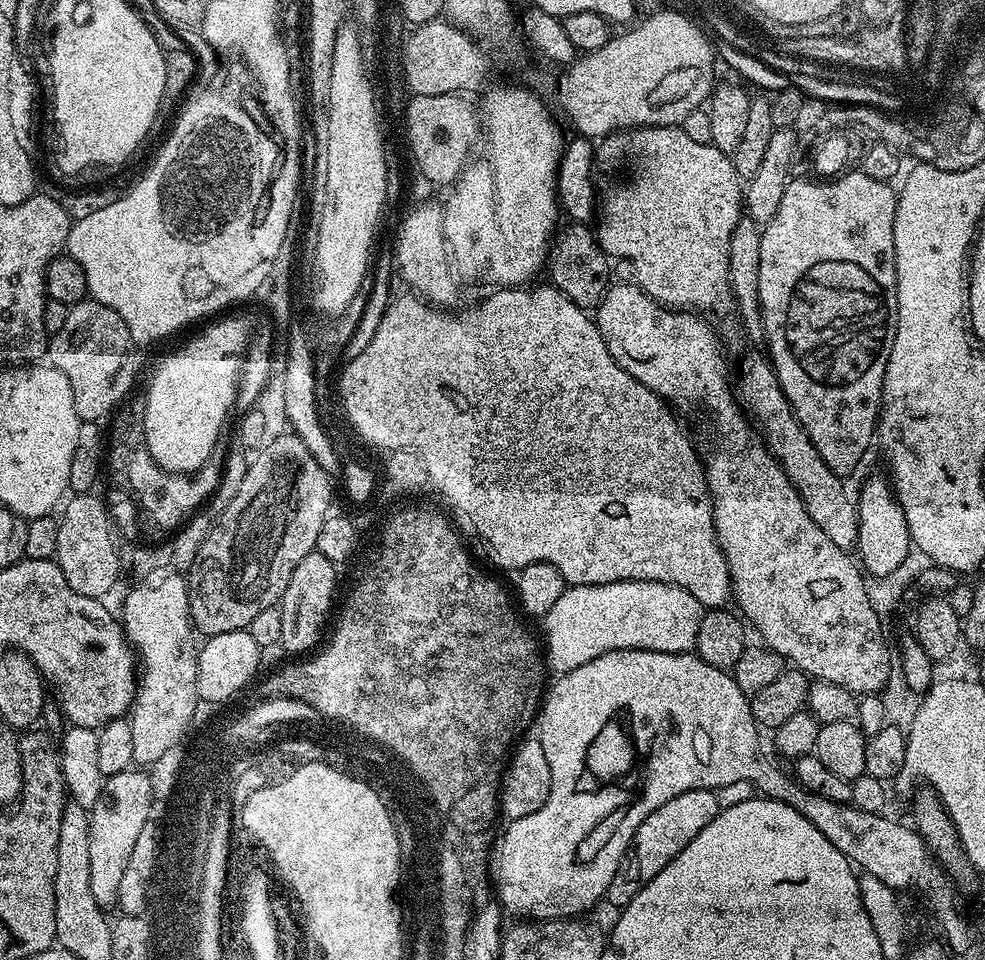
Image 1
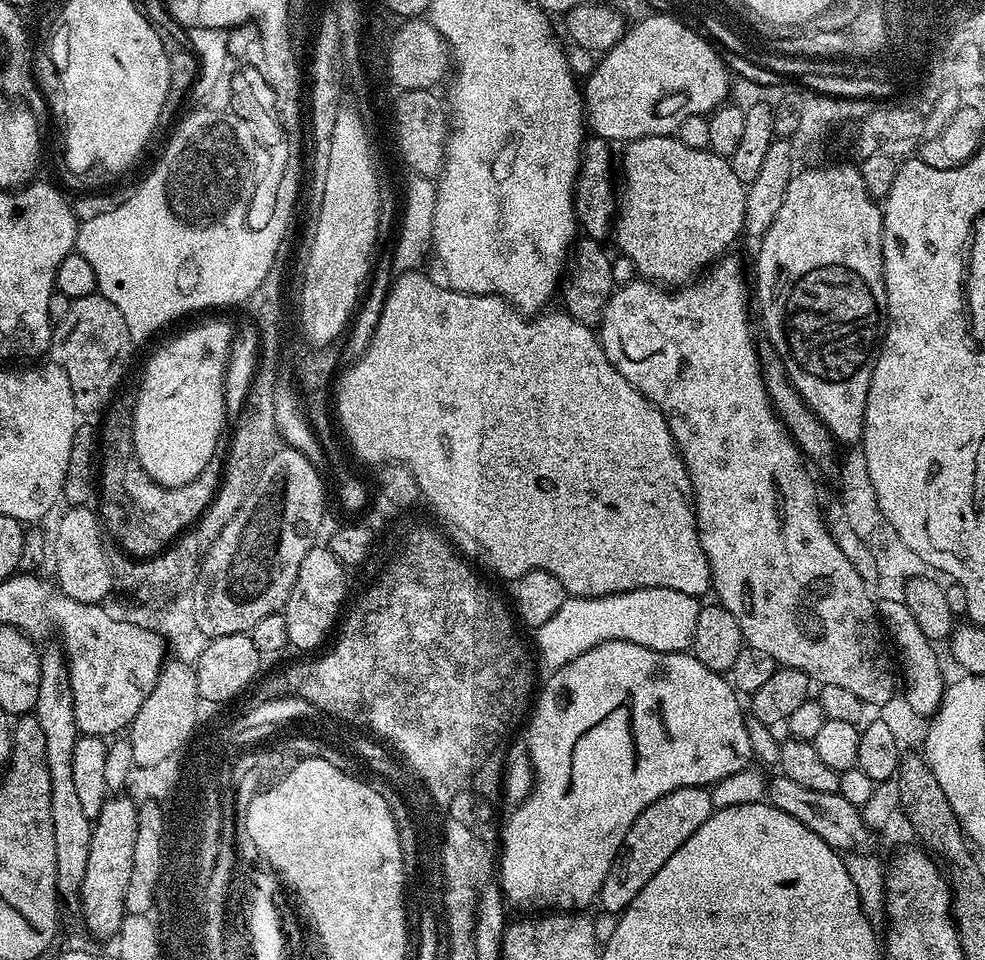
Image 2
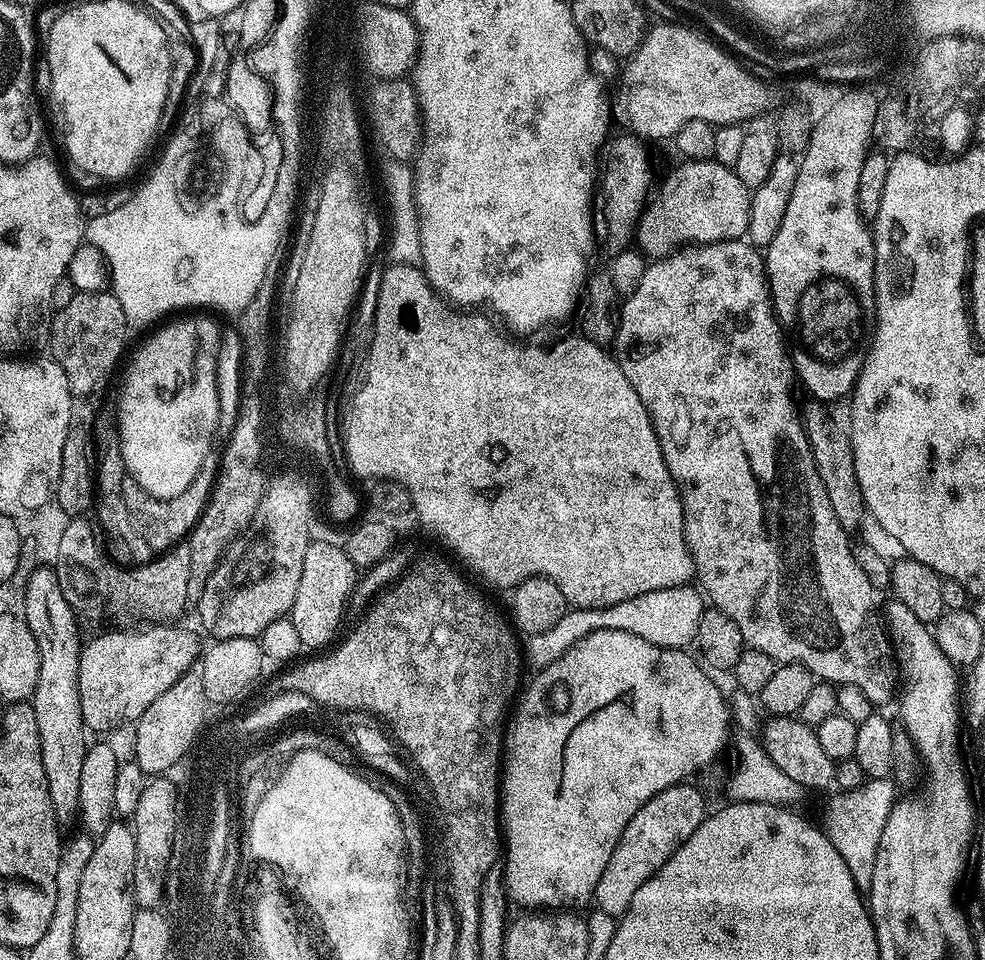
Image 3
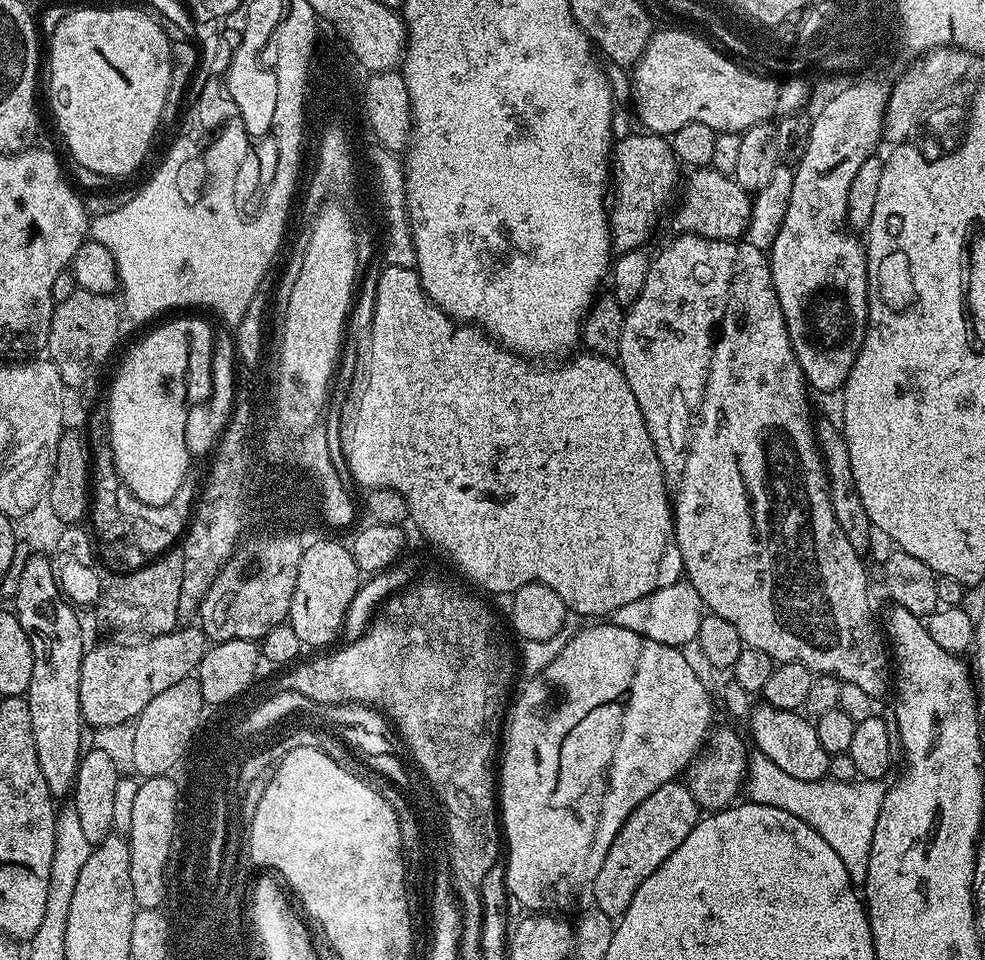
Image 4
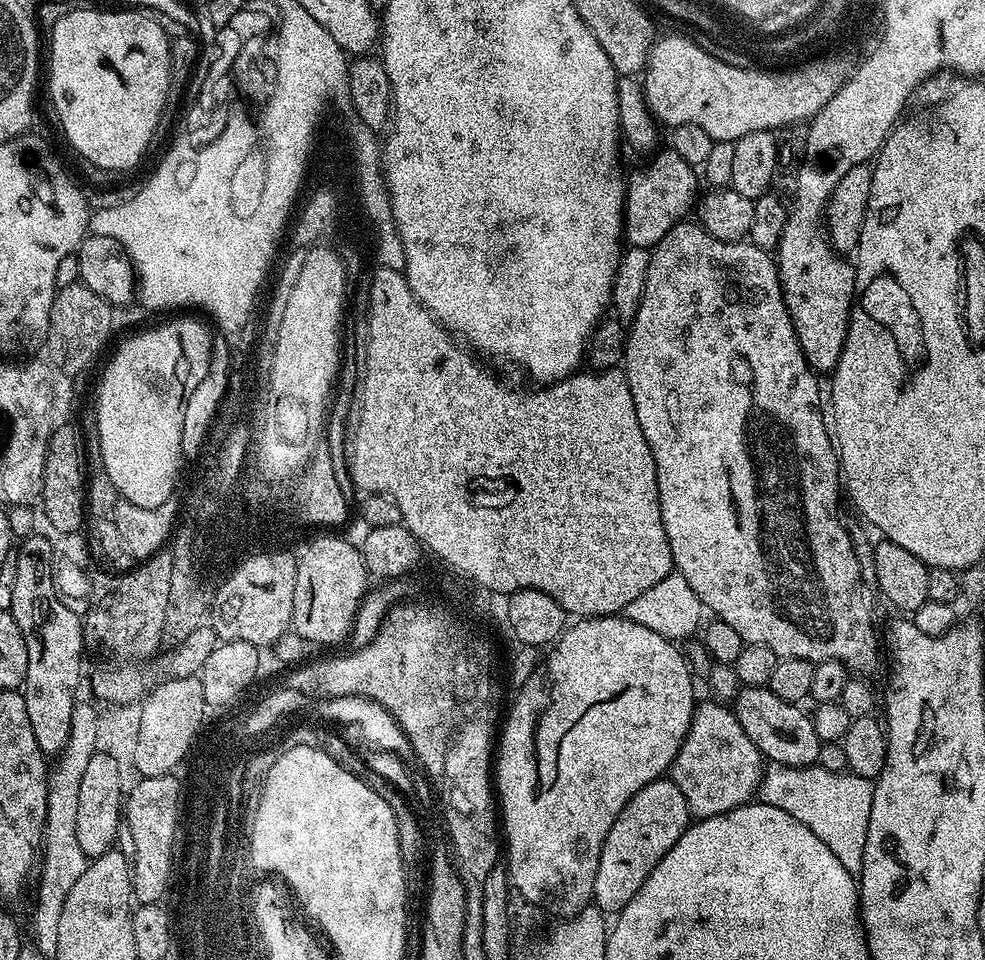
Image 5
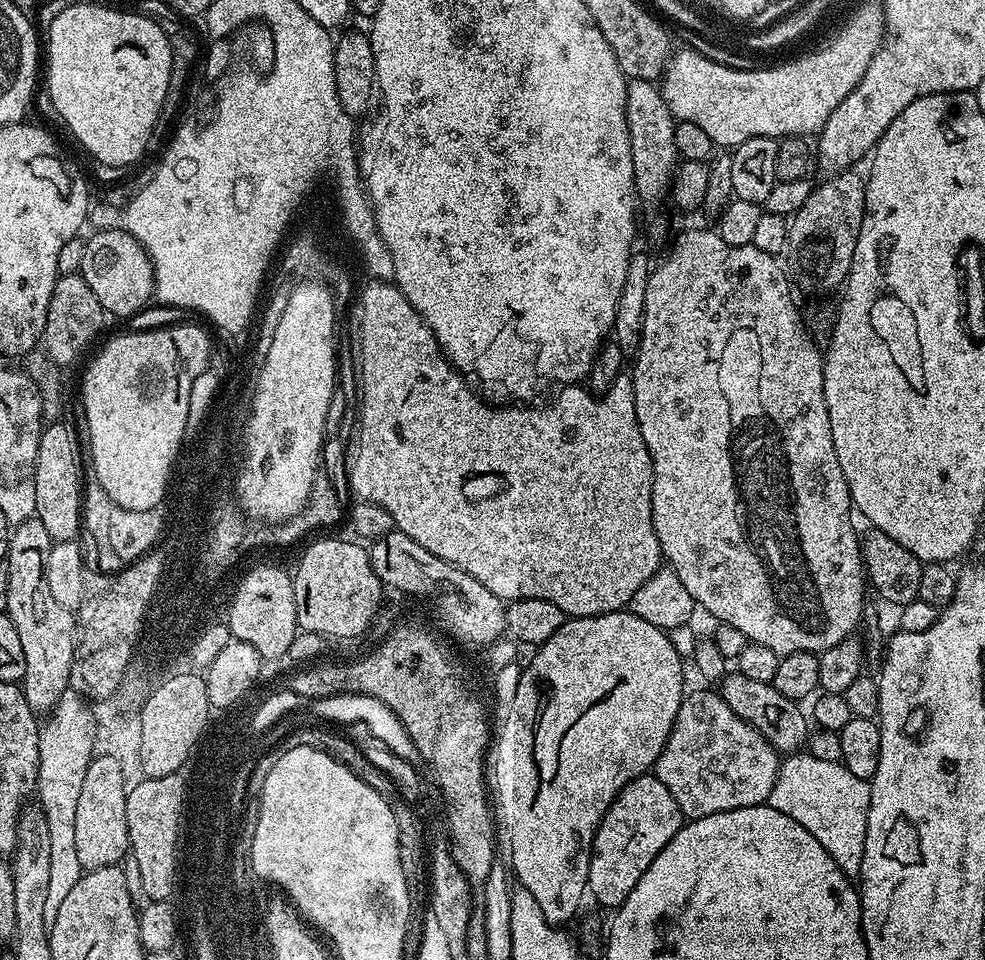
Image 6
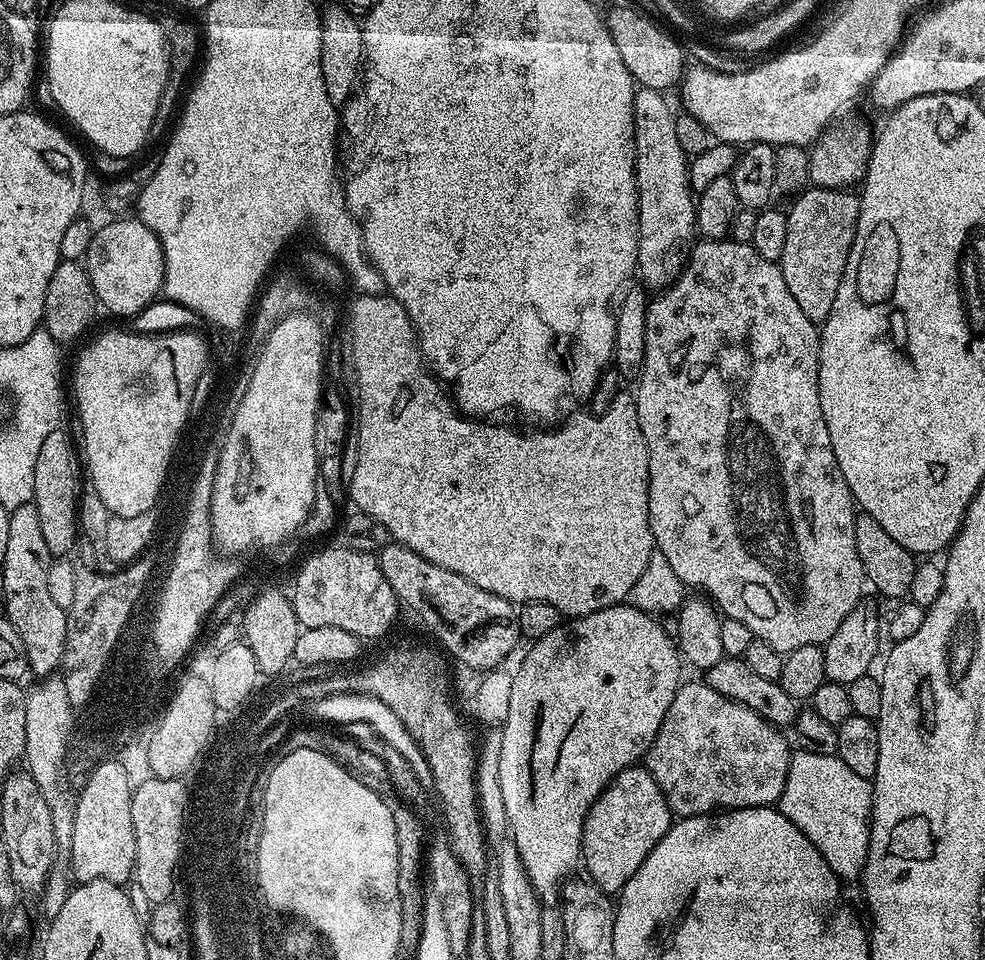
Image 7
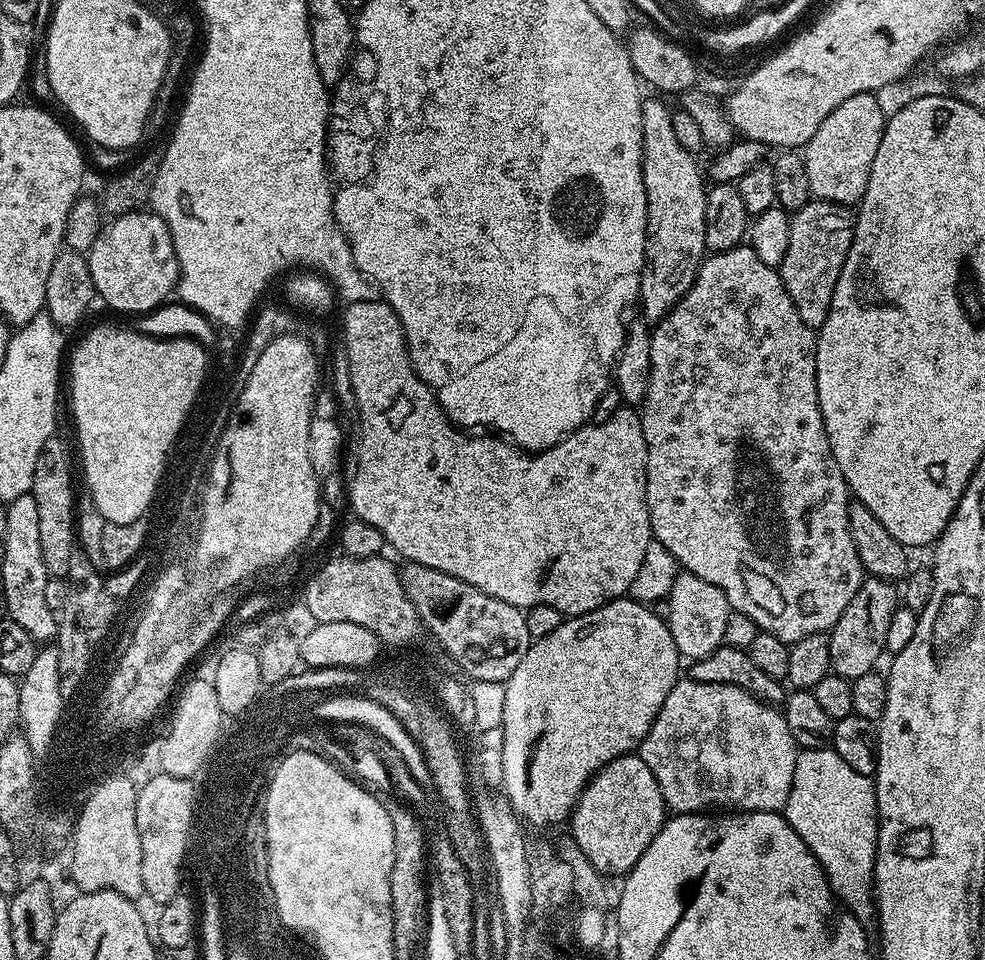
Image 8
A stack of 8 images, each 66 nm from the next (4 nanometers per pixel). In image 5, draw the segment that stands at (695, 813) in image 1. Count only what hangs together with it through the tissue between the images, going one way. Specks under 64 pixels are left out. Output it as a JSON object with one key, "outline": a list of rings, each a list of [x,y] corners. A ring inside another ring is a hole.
{"outline":[[[661,778],[642,786],[642,790],[638,790],[638,794],[634,794],[634,798],[630,798],[630,802],[626,802],[622,814],[618,814],[614,826],[610,826],[610,834],[606,834],[606,842],[602,846],[598,858],[598,870],[594,874],[592,899],[595,907],[605,914],[619,914],[626,906],[626,902],[630,902],[630,898],[634,898],[634,894],[638,894],[642,882],[646,882],[646,878],[650,878],[650,870],[654,870],[654,866],[658,866],[658,862],[662,862],[662,858],[670,850],[670,846],[674,846],[674,842],[678,842],[678,838],[682,838],[689,823],[688,803],[686,798],[682,798],[682,790],[678,790],[674,781],[670,778]]]}

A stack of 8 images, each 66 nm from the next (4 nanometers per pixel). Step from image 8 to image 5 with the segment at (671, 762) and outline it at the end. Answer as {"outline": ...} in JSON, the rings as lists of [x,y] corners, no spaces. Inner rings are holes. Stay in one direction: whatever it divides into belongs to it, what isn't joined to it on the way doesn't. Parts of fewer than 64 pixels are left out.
{"outline":[[[697,703],[690,730],[670,769],[670,779],[676,783],[678,790],[682,790],[688,811],[696,818],[717,816],[749,803],[760,791],[760,780],[766,767],[764,755],[758,750],[758,746],[754,746],[754,742],[750,742],[750,738],[746,738],[746,730],[742,730],[735,711],[731,707],[723,708],[723,703],[714,703],[716,704]]]}

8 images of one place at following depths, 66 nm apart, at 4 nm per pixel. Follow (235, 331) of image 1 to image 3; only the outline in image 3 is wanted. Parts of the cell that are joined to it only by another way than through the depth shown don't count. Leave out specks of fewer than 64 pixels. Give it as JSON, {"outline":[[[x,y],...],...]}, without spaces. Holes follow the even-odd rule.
{"outline":[[[192,314],[189,320],[176,320],[173,324],[160,326],[165,328],[157,327],[157,332],[133,354],[132,361],[130,356],[128,373],[120,388],[118,427],[122,458],[138,486],[159,500],[169,500],[182,494],[186,486],[194,482],[198,470],[202,470],[202,462],[213,447],[212,431],[217,431],[220,422],[212,367],[218,362],[222,328],[200,315],[204,314]]]}

